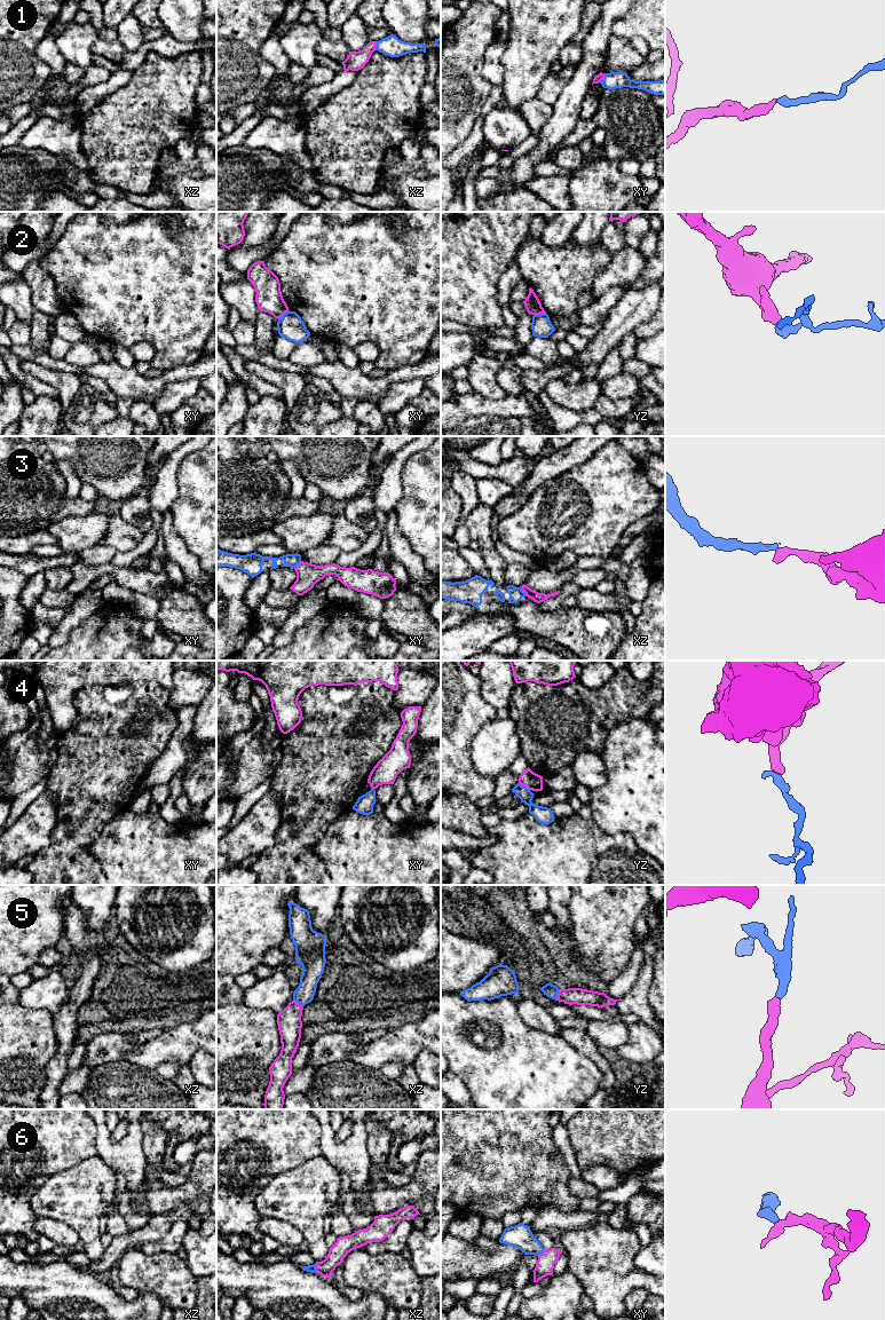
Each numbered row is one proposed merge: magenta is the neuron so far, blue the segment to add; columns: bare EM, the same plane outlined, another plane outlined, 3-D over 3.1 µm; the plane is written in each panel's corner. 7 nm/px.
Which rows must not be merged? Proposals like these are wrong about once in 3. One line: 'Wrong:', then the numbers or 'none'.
Wrong: 2, 3, 4

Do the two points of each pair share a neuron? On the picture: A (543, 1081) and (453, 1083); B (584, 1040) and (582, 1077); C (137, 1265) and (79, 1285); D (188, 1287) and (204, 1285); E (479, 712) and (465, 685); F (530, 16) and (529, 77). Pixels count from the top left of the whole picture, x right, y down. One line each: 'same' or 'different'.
A: different
B: different
C: different
D: different
E: same
F: same

